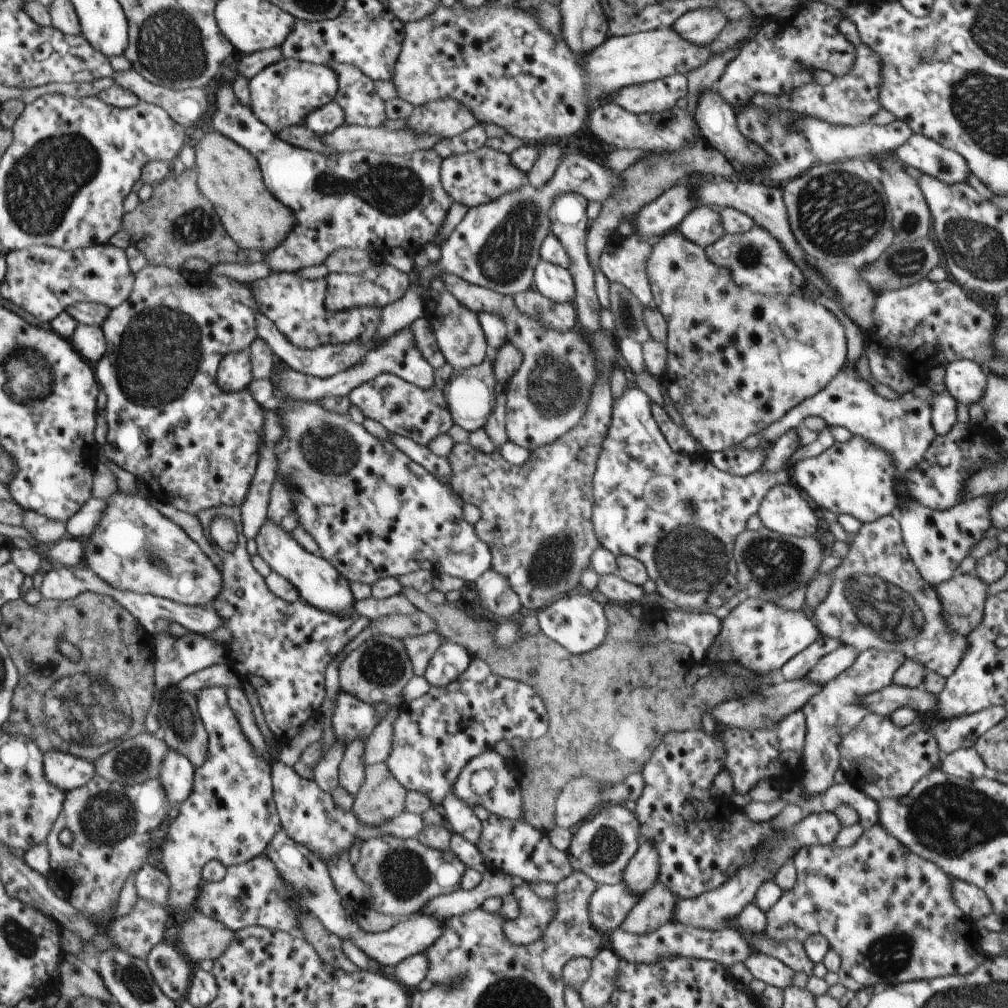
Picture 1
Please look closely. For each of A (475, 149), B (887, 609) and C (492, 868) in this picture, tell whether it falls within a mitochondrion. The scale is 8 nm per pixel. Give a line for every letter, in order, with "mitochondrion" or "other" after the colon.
A: other
B: mitochondrion
C: other

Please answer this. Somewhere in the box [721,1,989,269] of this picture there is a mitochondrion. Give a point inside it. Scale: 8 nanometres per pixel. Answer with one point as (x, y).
(861, 203)

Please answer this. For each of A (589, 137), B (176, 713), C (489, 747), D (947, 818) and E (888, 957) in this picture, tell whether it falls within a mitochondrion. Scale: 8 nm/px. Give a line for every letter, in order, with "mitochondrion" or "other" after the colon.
A: other
B: mitochondrion
C: other
D: mitochondrion
E: mitochondrion

